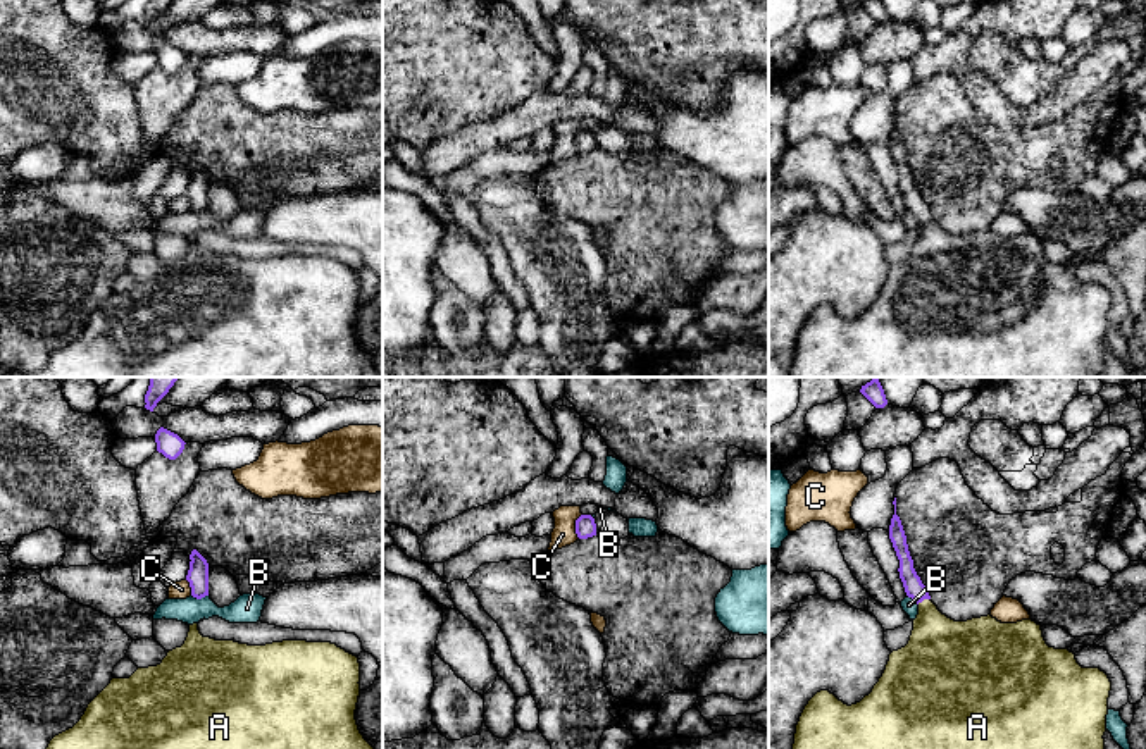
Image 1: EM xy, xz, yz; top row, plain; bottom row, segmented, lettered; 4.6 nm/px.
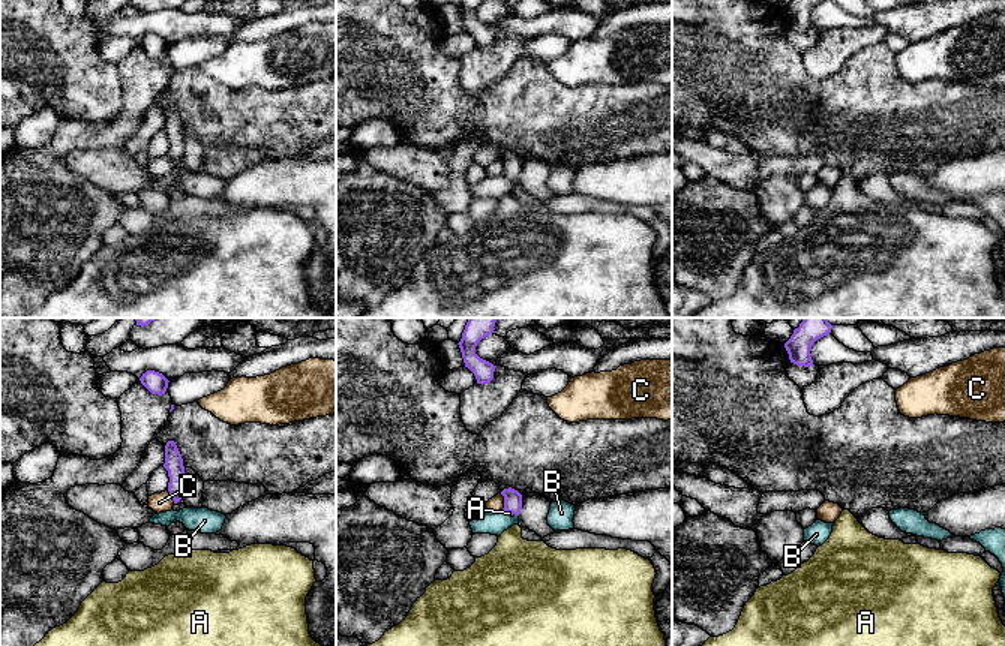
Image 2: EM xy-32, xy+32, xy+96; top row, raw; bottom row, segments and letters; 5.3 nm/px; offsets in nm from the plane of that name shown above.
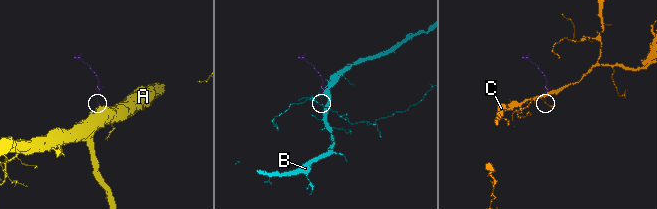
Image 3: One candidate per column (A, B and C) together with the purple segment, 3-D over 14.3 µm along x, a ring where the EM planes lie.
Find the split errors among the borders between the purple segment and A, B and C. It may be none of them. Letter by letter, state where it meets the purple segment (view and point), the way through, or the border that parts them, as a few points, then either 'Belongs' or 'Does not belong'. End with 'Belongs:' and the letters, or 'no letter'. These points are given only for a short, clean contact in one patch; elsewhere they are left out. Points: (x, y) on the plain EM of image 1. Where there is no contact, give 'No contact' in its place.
A: Touches purple at yz (922, 214). Path across: yz (914, 202), (922, 214), (940, 264). Belongs
B: Touches purple at xy (200, 212). Boundary: xy (192, 209), (197, 212), (207, 210). Does not belong
C: Touches purple at xz (576, 140). Boundary: xz (581, 128), (576, 135), (578, 152). Does not belong
Belongs: A

